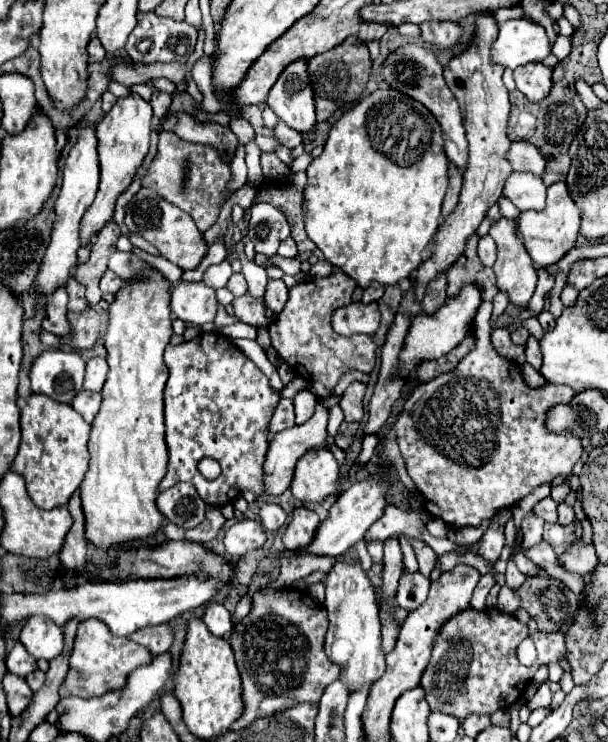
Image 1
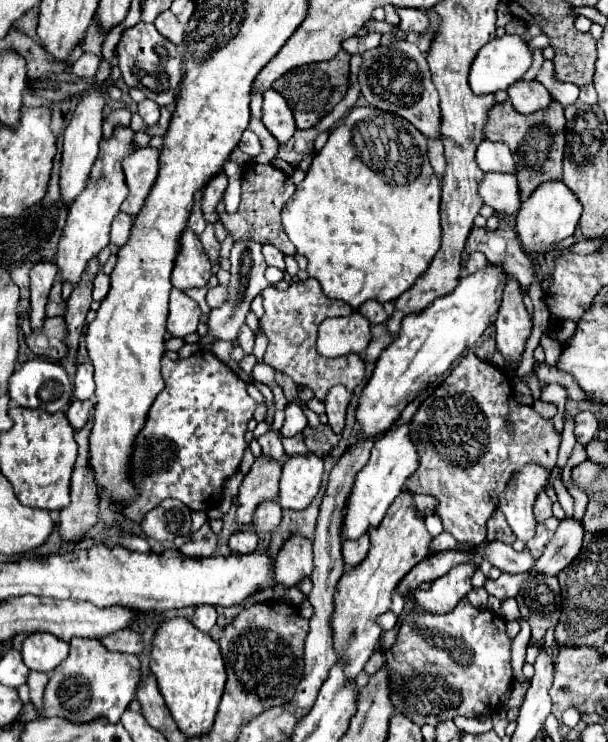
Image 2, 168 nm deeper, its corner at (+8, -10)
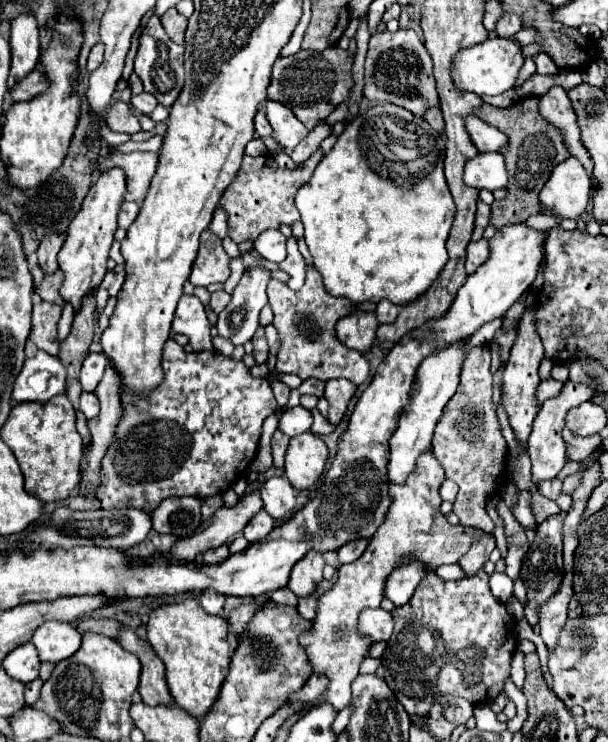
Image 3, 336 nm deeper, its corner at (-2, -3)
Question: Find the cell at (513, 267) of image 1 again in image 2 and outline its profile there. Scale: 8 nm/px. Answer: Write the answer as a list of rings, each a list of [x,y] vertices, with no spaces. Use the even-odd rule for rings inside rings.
[[[506,276],[504,284],[504,296],[500,302],[498,318],[494,322],[496,326],[496,346],[502,352],[506,360],[518,362],[520,354],[524,350],[524,342],[532,332],[530,316],[526,312],[526,306],[522,302],[522,290],[520,284]]]

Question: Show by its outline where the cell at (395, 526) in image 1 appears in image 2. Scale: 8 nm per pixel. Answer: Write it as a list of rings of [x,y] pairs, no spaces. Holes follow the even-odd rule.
[[[360,536],[360,540],[348,540],[348,544],[342,544],[342,556],[344,564],[354,568],[358,566],[370,550],[370,536]]]

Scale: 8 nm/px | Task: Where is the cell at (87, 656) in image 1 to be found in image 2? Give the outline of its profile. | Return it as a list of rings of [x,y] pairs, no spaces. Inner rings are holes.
[[[72,638],[68,658],[52,672],[50,682],[46,684],[46,716],[60,716],[72,722],[88,722],[96,716],[106,716],[110,722],[118,722],[134,700],[140,680],[142,672],[138,656],[110,652],[100,640]]]

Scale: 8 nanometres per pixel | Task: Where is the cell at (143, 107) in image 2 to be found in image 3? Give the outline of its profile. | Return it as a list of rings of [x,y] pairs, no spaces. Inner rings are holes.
[[[138,93],[138,95],[132,95],[132,107],[138,111],[138,113],[152,113],[154,107],[158,105],[158,101],[154,101],[154,97],[150,97],[150,93]]]

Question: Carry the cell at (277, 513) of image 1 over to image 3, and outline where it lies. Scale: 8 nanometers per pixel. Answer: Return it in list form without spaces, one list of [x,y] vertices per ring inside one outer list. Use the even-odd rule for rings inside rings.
[[[270,475],[264,485],[260,487],[260,495],[264,501],[264,509],[274,519],[284,519],[294,513],[296,507],[296,491],[286,481],[284,475]]]

